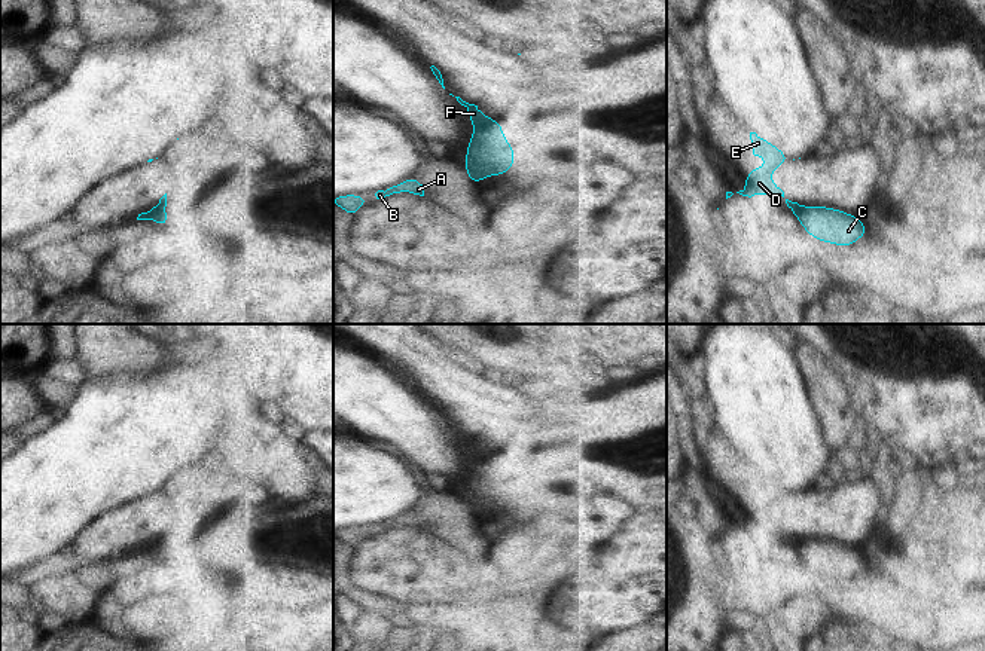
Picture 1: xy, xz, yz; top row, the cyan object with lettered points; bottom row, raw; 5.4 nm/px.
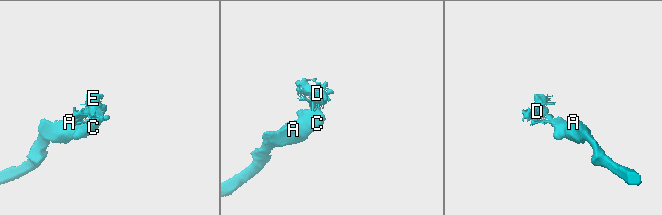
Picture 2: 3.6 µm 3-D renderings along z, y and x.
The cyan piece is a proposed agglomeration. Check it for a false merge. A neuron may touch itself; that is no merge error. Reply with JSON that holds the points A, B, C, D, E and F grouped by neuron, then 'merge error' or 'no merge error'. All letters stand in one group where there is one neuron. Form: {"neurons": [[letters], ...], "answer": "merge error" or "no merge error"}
{"neurons": [["A", "B", "C"], ["D", "E", "F"]], "answer": "merge error"}

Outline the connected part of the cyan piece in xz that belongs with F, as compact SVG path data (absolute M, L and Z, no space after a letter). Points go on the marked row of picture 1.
M455 97L457 101L464 106L467 108L467 114L469 114L469 119L473 125L473 132L479 131L481 128L487 126L488 123L492 123L494 119L492 117L488 117L485 116L479 108L478 106L475 104L469 104L466 101L463 101L460 97Z

